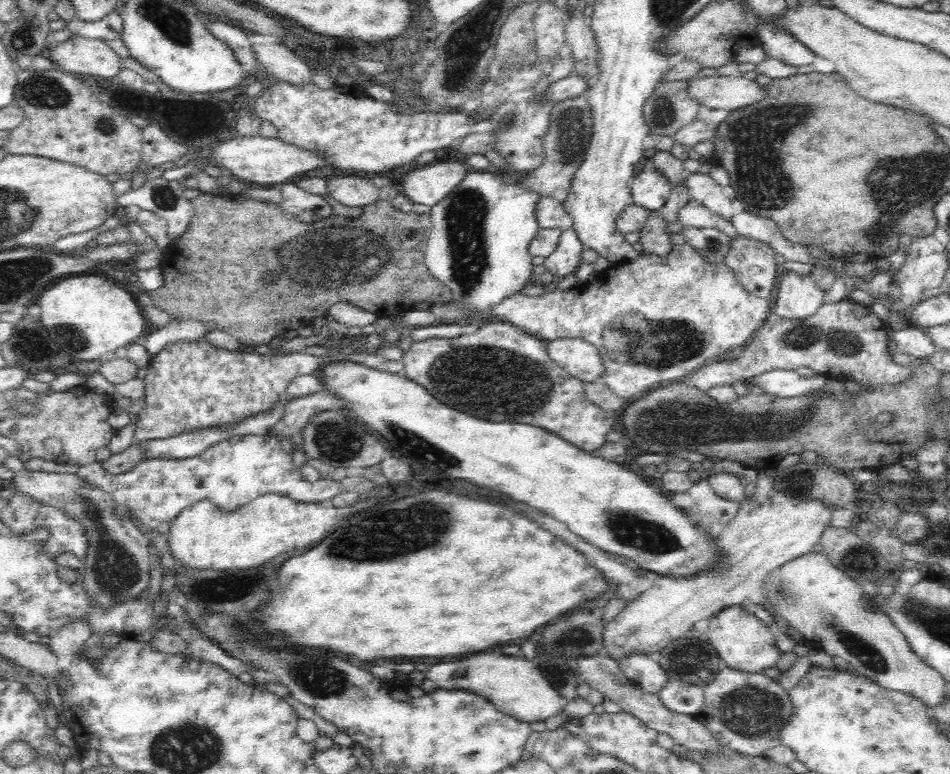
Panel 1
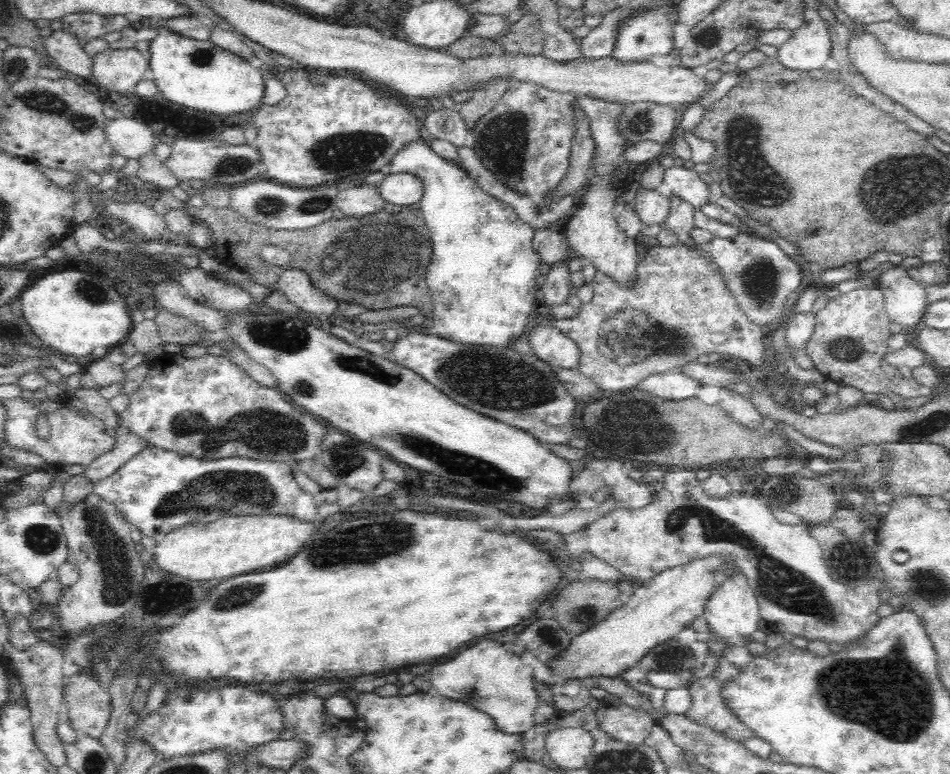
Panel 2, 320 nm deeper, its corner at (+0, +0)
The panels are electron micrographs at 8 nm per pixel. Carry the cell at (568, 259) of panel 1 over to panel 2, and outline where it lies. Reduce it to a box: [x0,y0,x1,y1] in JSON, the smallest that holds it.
[542,263,575,308]

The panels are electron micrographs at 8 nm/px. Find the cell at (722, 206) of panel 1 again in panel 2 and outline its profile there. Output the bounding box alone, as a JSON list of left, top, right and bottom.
[662,165,716,210]

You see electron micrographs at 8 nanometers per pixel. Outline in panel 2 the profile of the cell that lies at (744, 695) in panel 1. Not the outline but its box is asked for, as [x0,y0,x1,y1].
[685,677,754,743]

